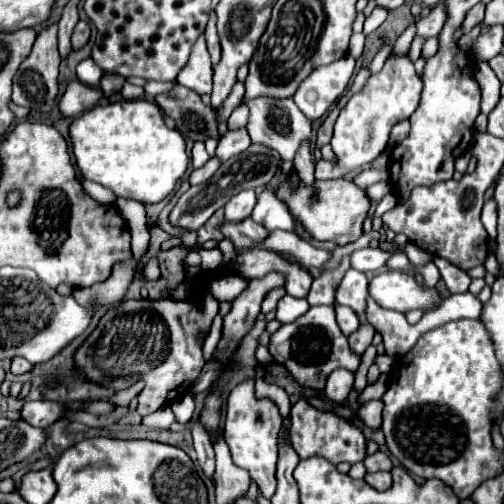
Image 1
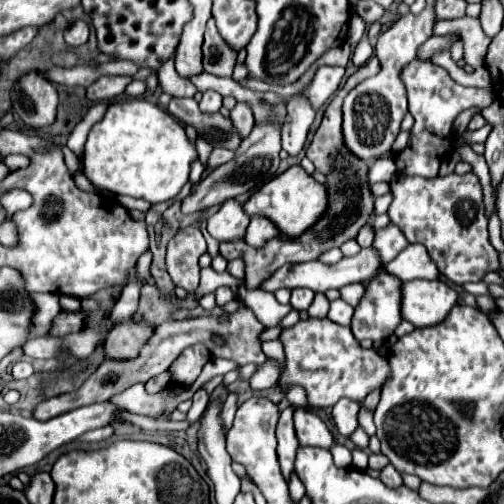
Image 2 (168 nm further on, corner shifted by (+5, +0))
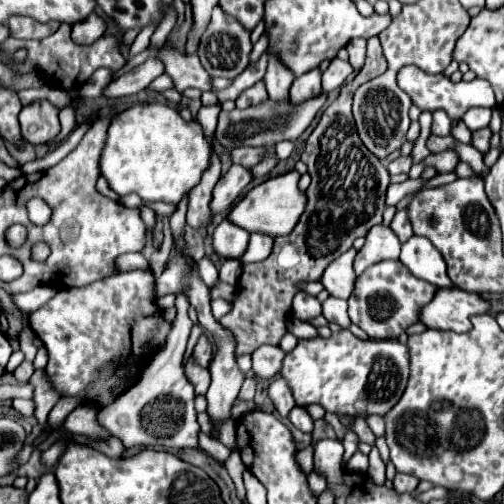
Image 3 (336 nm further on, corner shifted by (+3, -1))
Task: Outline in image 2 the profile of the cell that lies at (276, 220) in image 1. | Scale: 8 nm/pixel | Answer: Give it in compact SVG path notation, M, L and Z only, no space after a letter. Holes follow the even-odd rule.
M253 216L243 240L253 248L261 248L261 246L265 246L267 240L271 240L275 236L279 236L279 230L271 220L267 220L263 216Z

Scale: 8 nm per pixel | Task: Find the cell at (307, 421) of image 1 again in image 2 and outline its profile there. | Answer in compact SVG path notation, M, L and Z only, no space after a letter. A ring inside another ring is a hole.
M305 408L295 410L295 432L297 432L301 446L331 448L335 444L331 432L323 424L323 420Z

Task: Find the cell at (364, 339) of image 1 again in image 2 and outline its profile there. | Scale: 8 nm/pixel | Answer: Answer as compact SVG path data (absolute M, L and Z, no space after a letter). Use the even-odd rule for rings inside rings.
M379 274L365 286L365 298L361 298L359 306L355 308L351 330L357 340L369 338L373 342L385 342L395 328L401 324L401 280L391 274Z

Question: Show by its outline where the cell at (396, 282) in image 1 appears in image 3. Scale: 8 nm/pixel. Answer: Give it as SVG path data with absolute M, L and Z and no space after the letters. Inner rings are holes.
M441 287L435 291L435 297L419 309L419 321L429 329L463 333L471 329L469 317L487 313L487 309L489 303L477 293Z

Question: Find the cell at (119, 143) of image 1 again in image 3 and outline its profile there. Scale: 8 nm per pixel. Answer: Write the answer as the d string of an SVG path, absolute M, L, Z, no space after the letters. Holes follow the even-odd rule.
M137 103L113 117L99 169L121 197L137 193L147 203L179 203L199 183L201 171L209 167L209 157L211 145L197 121L185 121L175 107L163 103Z

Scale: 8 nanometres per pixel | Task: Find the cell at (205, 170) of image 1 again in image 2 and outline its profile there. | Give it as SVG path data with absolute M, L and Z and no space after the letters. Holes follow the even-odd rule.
M215 148L215 150L213 150L213 154L209 156L209 170L217 168L217 166L221 166L221 164L225 164L225 162L229 162L229 160L233 158L233 154L235 154L235 152L231 152L231 150Z

